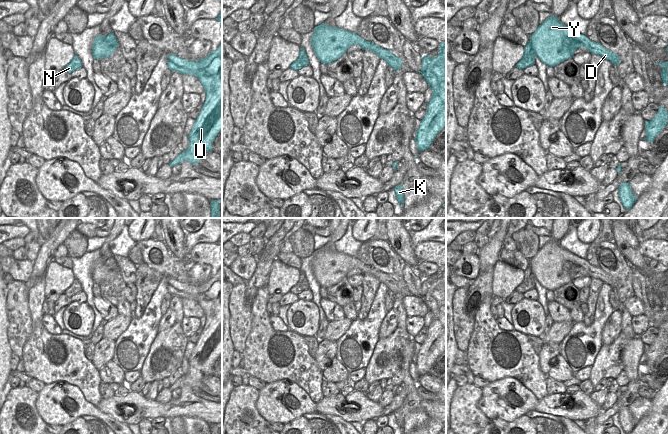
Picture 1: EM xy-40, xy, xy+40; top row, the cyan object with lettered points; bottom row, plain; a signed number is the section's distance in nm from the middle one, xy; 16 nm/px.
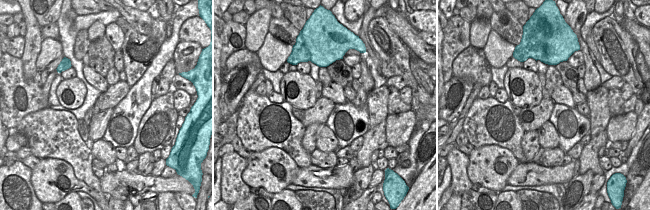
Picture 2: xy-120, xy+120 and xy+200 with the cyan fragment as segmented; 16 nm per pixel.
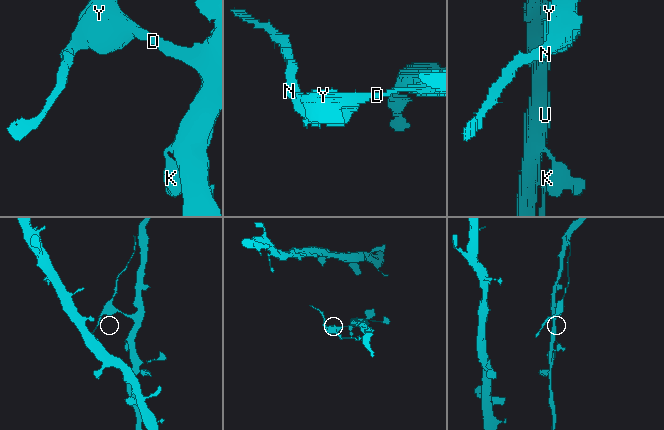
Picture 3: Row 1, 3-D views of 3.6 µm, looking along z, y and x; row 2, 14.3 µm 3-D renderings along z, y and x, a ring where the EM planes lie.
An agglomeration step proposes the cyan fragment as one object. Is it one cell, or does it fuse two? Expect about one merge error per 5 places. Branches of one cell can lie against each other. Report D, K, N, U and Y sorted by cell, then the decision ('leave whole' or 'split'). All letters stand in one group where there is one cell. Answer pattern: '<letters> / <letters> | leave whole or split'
D N Y / K U | split

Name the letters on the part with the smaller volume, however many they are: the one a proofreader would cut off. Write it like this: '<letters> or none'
D, N, Y

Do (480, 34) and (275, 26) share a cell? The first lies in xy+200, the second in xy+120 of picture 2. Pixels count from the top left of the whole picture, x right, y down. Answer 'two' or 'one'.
two

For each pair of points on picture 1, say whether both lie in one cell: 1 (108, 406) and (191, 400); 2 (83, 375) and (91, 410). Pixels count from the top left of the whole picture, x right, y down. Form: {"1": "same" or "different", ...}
{"1": "same", "2": "different"}

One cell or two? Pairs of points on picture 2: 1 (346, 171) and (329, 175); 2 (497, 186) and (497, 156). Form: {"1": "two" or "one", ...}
{"1": "one", "2": "one"}

